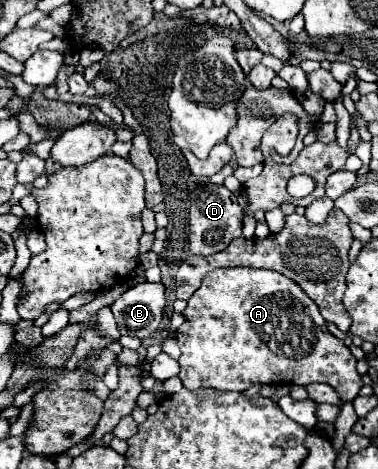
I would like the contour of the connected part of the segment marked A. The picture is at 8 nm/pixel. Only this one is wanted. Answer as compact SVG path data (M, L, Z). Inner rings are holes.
M248 266L218 268L204 276L202 286L190 296L184 314L184 324L178 328L180 346L180 380L186 390L214 388L220 392L244 392L250 384L312 384L324 382L332 386L340 402L352 402L360 388L362 378L356 372L356 358L344 344L334 344L318 306L302 292L296 282L284 278L274 270L254 270Z

